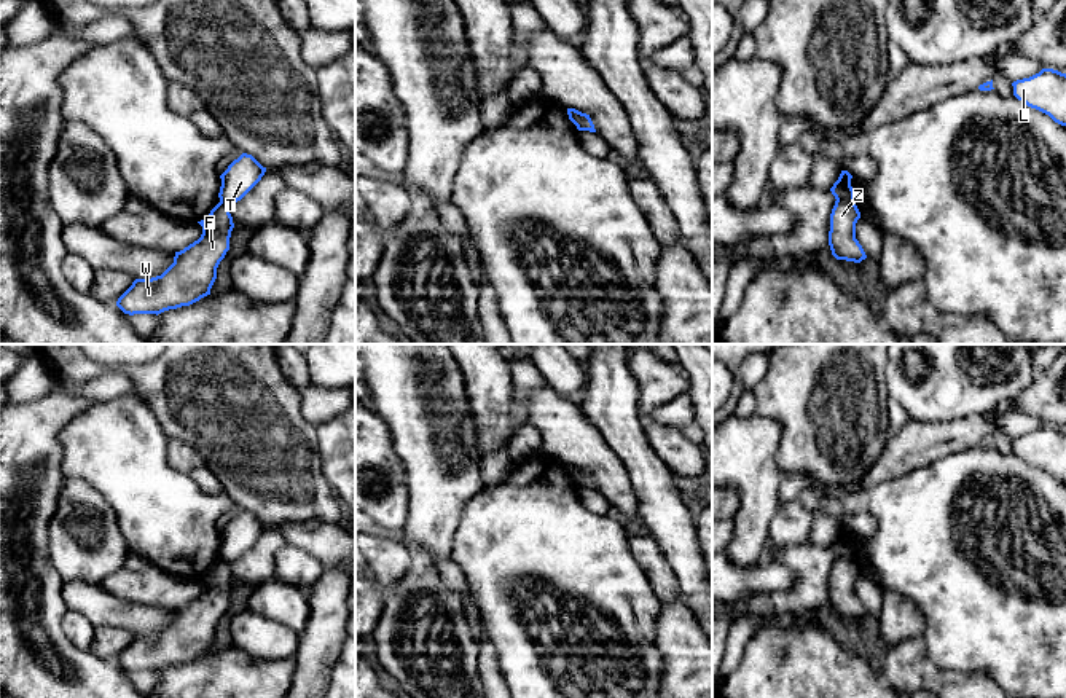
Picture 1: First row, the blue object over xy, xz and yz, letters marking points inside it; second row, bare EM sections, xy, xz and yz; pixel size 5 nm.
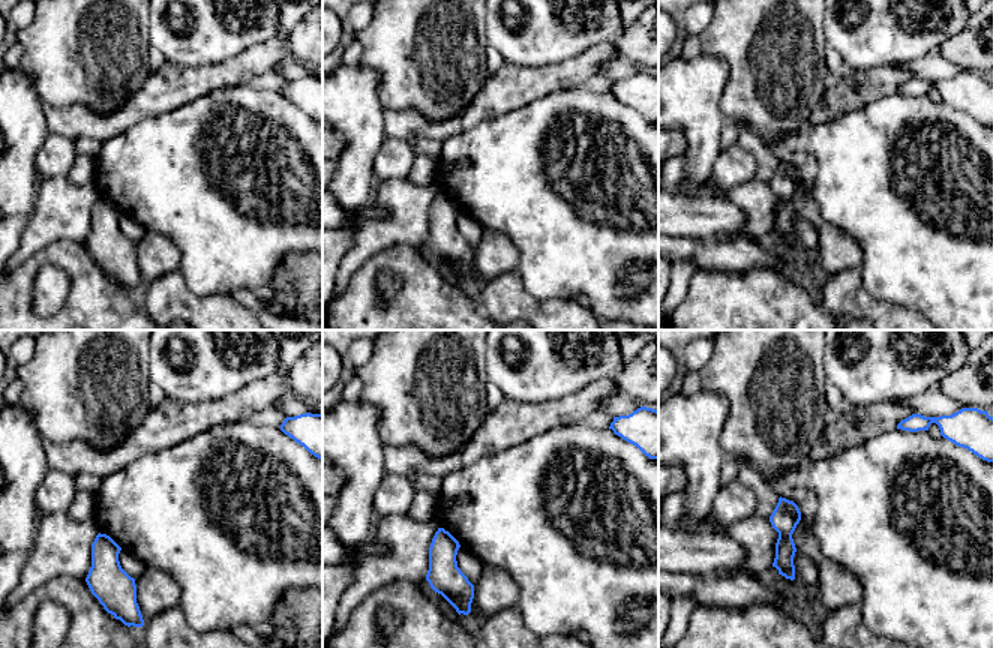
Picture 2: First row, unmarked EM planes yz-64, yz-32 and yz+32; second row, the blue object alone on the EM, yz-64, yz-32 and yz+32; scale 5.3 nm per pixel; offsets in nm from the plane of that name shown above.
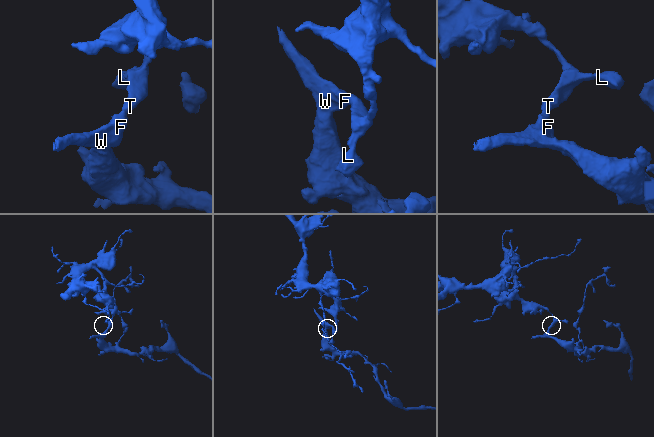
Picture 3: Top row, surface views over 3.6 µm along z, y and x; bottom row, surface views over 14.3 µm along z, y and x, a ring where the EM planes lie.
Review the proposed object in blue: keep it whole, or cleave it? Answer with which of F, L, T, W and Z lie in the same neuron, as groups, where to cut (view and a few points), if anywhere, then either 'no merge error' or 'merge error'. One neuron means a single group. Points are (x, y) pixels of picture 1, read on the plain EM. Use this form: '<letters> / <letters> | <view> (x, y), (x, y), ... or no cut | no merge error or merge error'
F W Z / L T | yz (837, 556), (853, 560) | merge error

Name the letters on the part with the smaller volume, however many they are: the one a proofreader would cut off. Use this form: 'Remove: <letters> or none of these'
Remove: F, W, Z

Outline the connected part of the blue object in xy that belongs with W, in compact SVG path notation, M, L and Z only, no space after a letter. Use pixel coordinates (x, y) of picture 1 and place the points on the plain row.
M218 559L210 571L198 578L202 591L198 598L175 609L174 620L151 636L135 636L118 655L116 663L129 673L161 671L190 663L210 652L217 625L229 607L234 585L229 563Z

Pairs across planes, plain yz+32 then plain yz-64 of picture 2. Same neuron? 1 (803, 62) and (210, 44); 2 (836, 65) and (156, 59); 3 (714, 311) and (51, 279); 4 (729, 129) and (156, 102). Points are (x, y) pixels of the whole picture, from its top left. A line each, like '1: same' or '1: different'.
1: different
2: same
3: different
4: same

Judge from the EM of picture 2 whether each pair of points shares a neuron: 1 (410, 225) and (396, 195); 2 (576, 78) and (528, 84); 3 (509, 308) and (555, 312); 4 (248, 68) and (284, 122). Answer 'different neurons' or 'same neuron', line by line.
1: same neuron
2: same neuron
3: same neuron
4: different neurons

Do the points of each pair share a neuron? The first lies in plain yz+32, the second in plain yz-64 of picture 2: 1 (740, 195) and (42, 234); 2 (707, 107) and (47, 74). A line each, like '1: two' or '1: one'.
1: one
2: two

